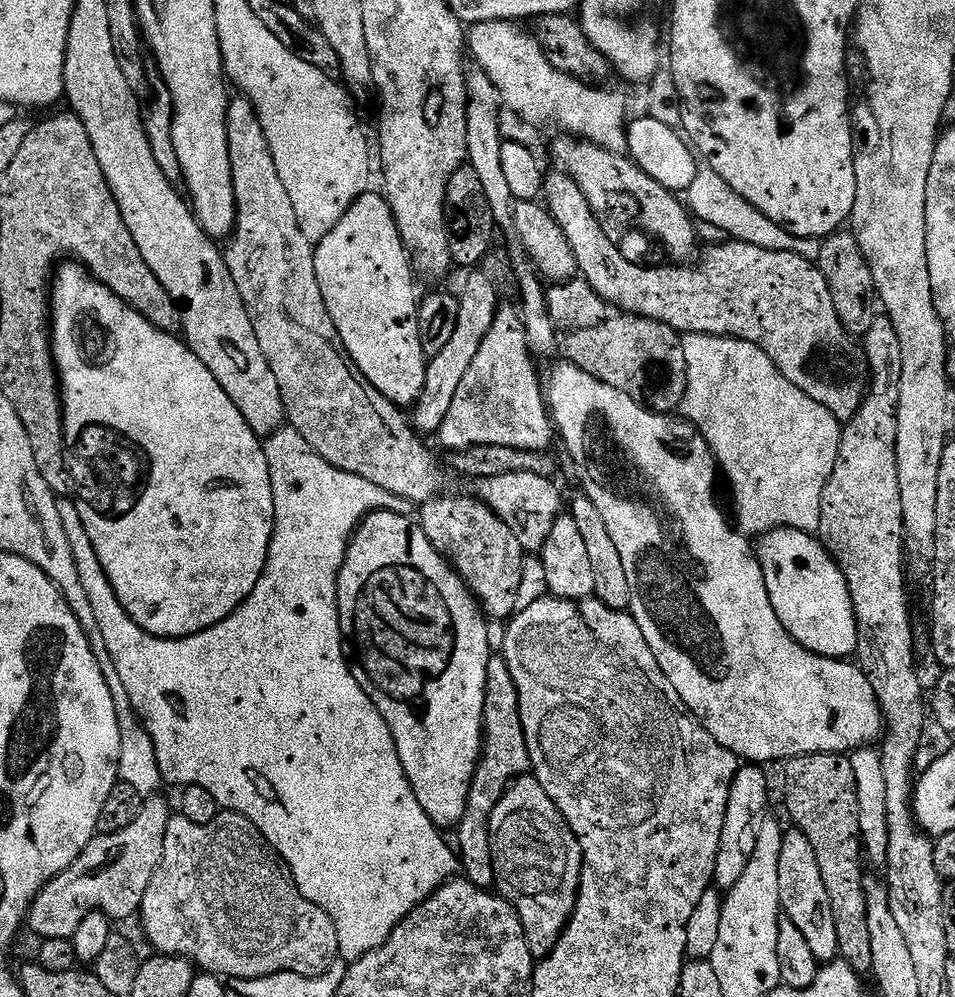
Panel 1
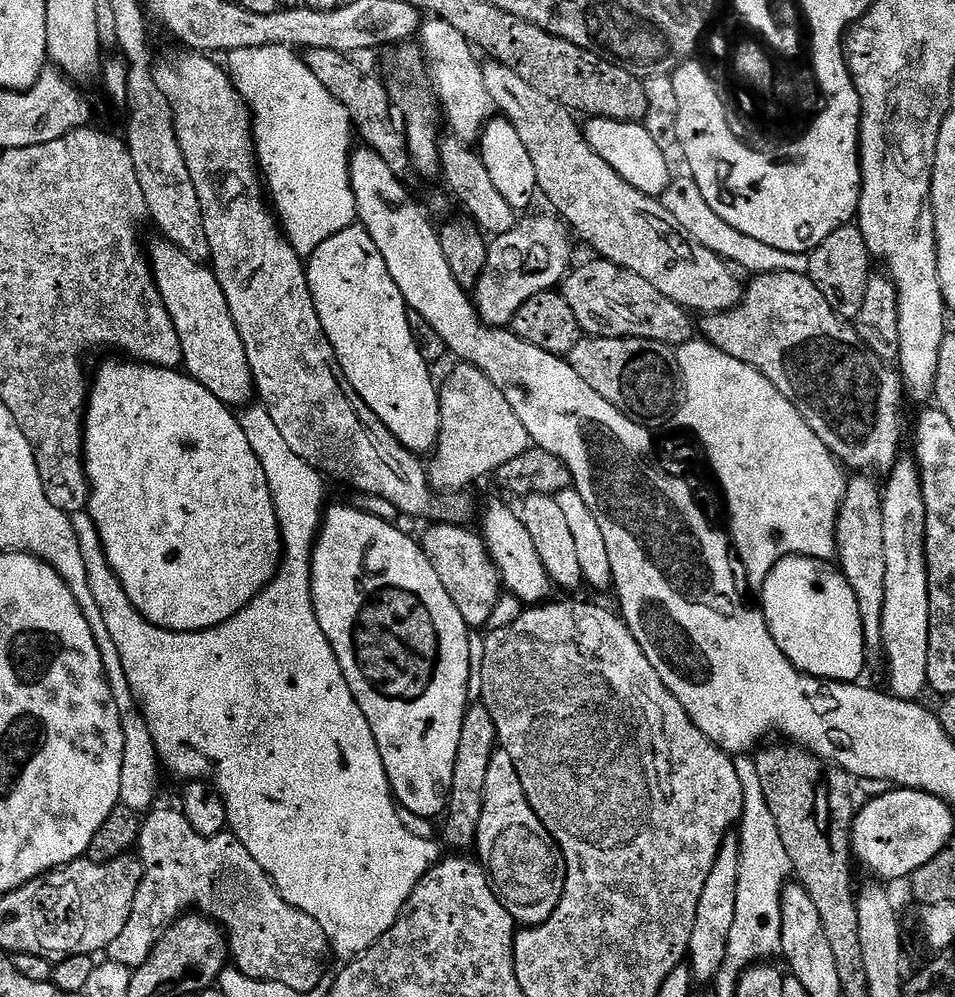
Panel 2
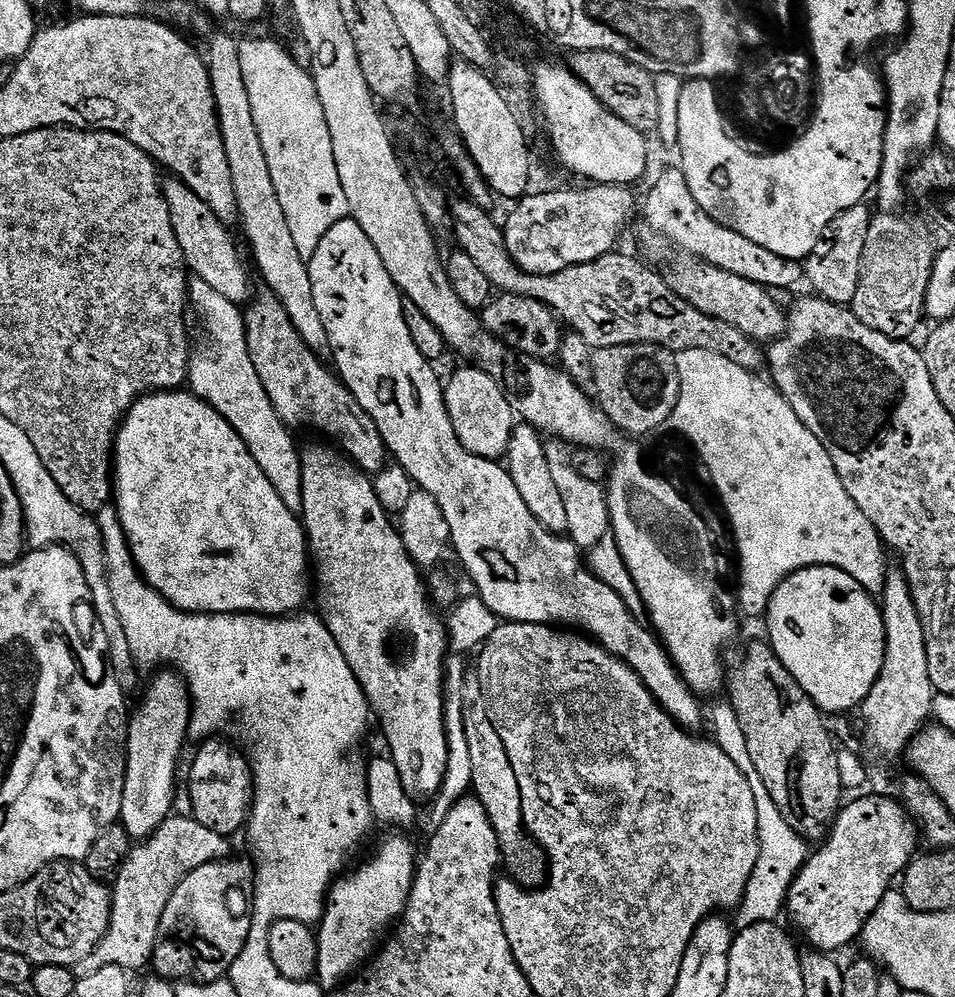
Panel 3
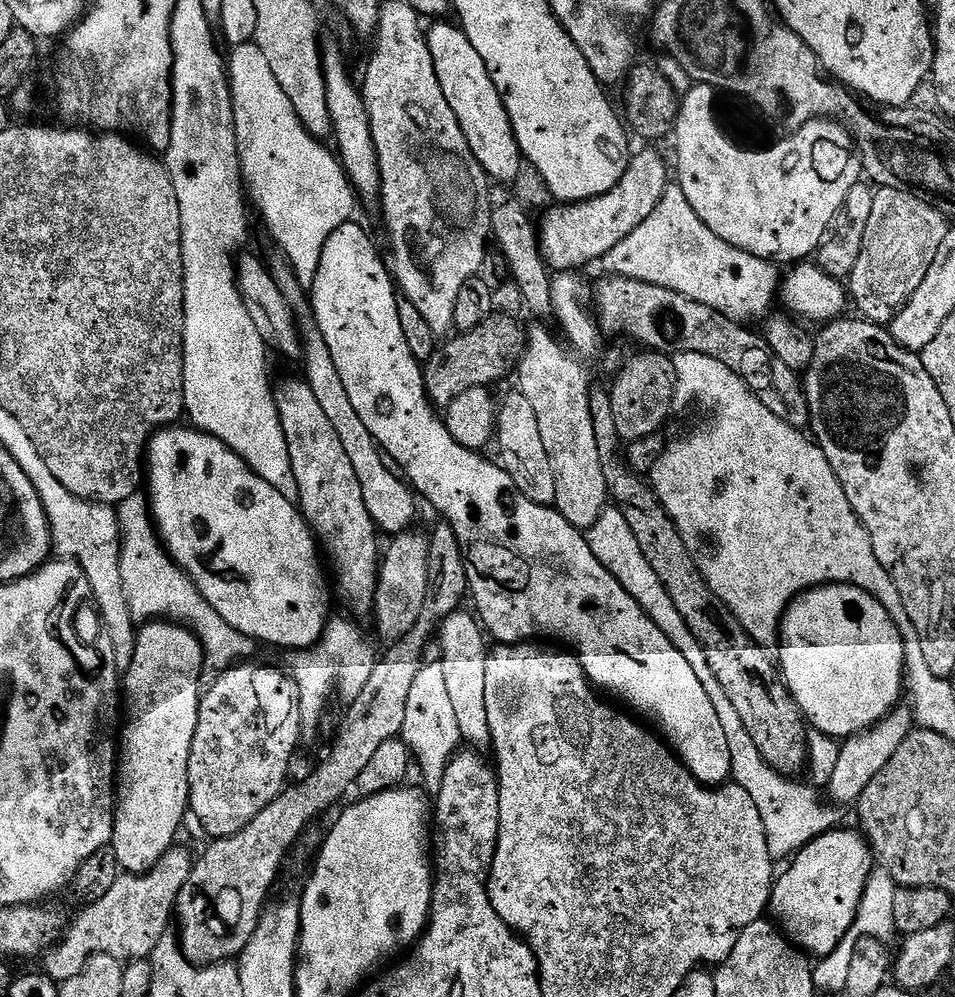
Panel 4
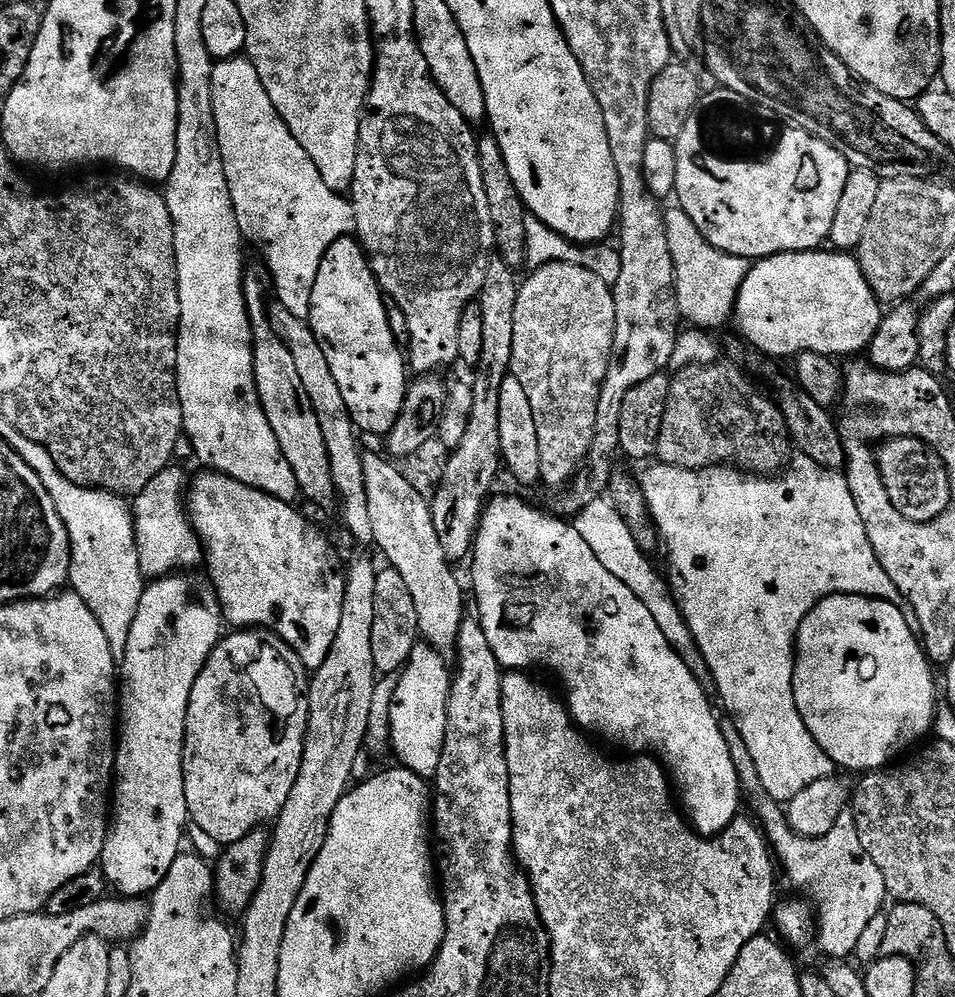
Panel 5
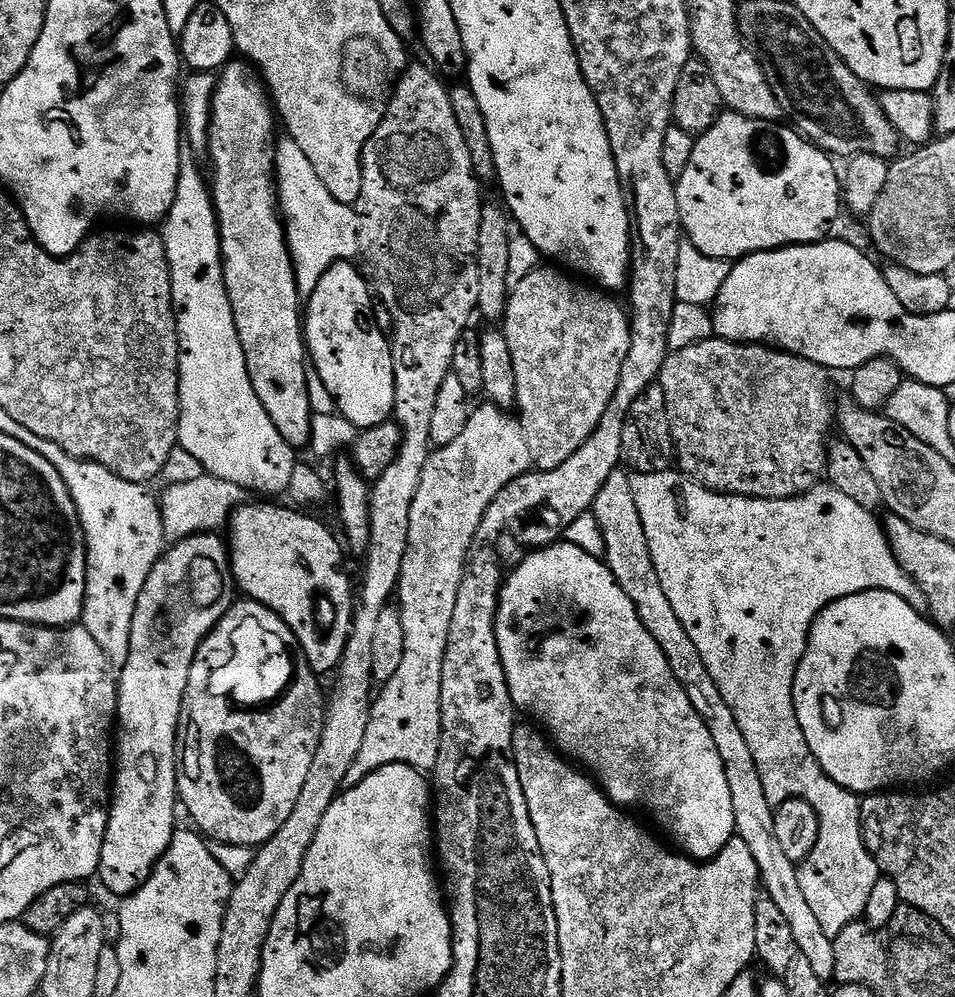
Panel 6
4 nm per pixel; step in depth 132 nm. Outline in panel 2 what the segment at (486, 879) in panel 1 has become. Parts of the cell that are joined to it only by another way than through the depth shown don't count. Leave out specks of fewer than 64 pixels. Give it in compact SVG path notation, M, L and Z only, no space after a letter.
M473 703L468 709L462 722L462 742L458 742L458 762L454 766L454 782L452 792L448 796L448 806L446 817L448 821L444 824L443 843L449 844L449 849L456 850L459 844L475 845L478 834L478 822L482 822L482 806L484 805L484 795L486 794L486 772L490 770L490 760L498 747L498 735L496 733L496 722L492 716L491 707L487 703Z

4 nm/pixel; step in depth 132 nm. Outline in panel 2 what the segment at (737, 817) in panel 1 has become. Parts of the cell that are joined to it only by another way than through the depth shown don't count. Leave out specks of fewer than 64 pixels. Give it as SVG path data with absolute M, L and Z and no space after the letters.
M730 834L718 850L714 870L706 878L702 898L698 898L698 914L694 914L694 930L690 934L690 967L697 981L715 981L720 967L724 965L730 942L730 930L734 926L734 914L738 911L738 880L740 870L740 838Z

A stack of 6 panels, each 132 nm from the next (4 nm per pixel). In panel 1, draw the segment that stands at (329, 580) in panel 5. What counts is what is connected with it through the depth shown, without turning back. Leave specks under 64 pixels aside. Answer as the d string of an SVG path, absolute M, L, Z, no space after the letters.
M79 262L61 263L54 273L50 285L50 331L52 357L56 359L56 370L60 377L60 402L64 406L64 443L71 455L73 452L88 467L84 472L88 485L85 488L84 485L77 487L76 490L78 514L82 514L82 526L86 526L86 534L90 534L90 542L94 542L98 562L102 562L102 570L110 586L114 586L118 602L122 602L126 614L130 614L130 618L134 618L142 630L167 640L182 640L218 626L218 622L234 614L234 610L238 610L238 606L242 606L244 599L252 593L254 586L258 586L258 578L262 578L268 561L276 511L270 466L266 462L261 437L250 430L238 406L234 406L226 390L218 386L218 378L206 370L202 358L188 349L187 343L179 335L155 328L141 312L135 312L122 298L94 279L91 272Z

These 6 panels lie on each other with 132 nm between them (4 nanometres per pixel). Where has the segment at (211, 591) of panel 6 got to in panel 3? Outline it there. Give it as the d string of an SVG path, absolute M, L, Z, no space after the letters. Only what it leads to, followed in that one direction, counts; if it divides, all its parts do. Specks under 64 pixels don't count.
M160 670L153 676L156 677L144 692L144 704L137 708L135 705L128 721L128 757L119 823L136 842L147 840L164 820L173 815L176 767L180 764L184 739L189 739L192 719L192 698L183 676L172 670Z

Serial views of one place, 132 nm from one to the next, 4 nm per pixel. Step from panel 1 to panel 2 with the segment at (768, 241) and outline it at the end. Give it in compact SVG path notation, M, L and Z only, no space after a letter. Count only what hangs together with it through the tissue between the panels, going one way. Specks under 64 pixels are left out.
M690 174L677 175L672 183L662 193L664 205L670 214L677 216L692 232L692 236L708 248L717 252L723 260L731 262L737 269L745 268L748 274L761 272L803 272L809 271L808 256L798 252L784 252L775 248L765 240L756 240L754 237L742 233L734 225L730 225L711 207L696 179Z

